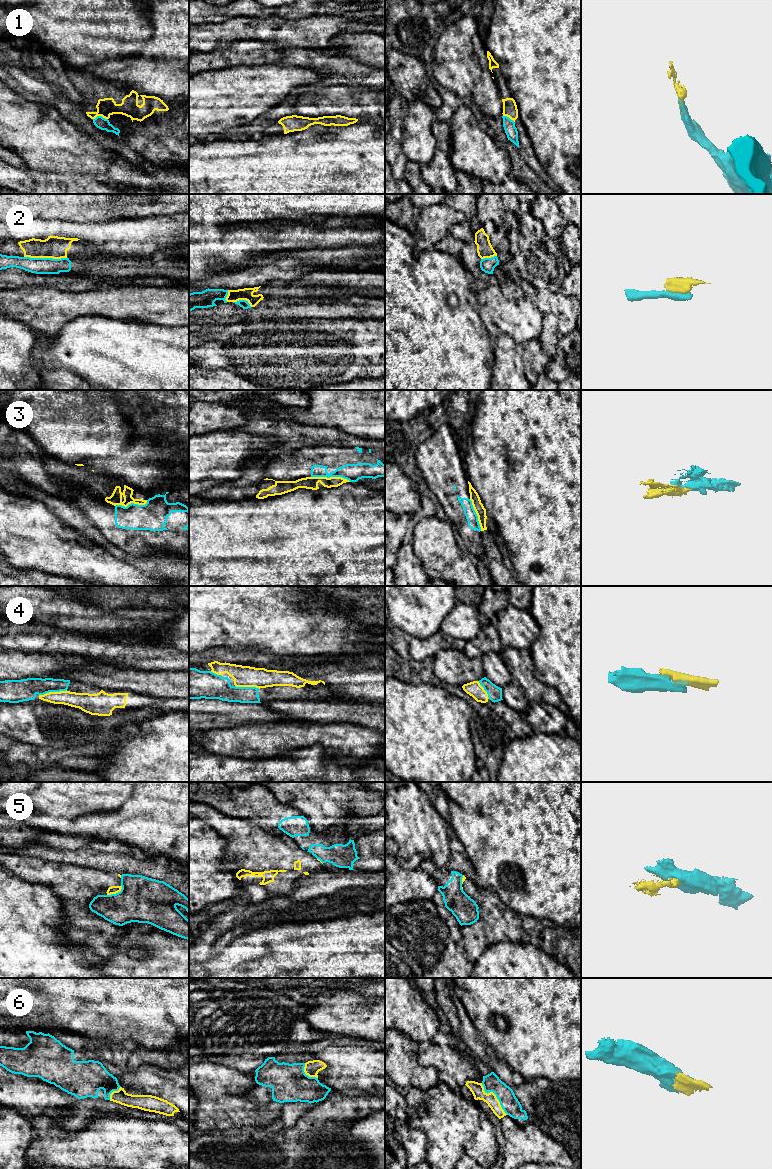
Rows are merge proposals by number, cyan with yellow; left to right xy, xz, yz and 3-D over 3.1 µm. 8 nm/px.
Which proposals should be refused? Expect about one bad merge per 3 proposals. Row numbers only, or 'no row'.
2, 3, 5

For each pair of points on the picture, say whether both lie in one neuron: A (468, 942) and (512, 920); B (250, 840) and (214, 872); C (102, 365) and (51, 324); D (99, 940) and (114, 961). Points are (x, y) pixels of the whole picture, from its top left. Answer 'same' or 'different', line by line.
A: same
B: different
C: different
D: different

